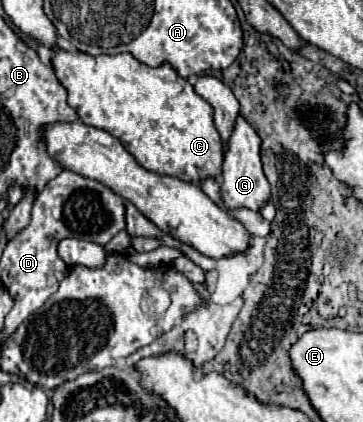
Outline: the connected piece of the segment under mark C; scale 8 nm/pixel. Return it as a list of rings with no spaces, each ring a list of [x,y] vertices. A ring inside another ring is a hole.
[[[64,49],[52,51],[52,67],[58,77],[58,81],[68,91],[68,103],[76,109],[82,123],[98,127],[120,139],[120,143],[126,147],[134,159],[146,167],[148,171],[178,177],[182,181],[198,183],[204,177],[216,177],[222,171],[222,143],[220,135],[212,121],[212,107],[202,99],[194,87],[180,77],[174,67],[168,63],[162,63],[160,67],[146,67],[130,53],[120,55],[98,55],[92,57],[88,53],[72,53]]]

